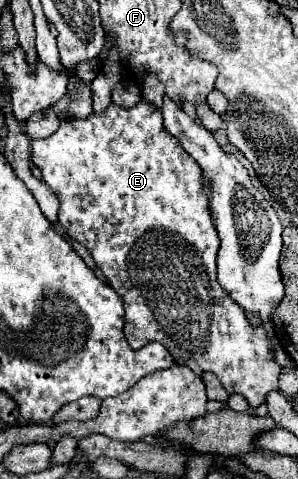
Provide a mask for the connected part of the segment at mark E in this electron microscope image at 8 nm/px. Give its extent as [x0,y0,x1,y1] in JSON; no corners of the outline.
[32,102,282,408]

